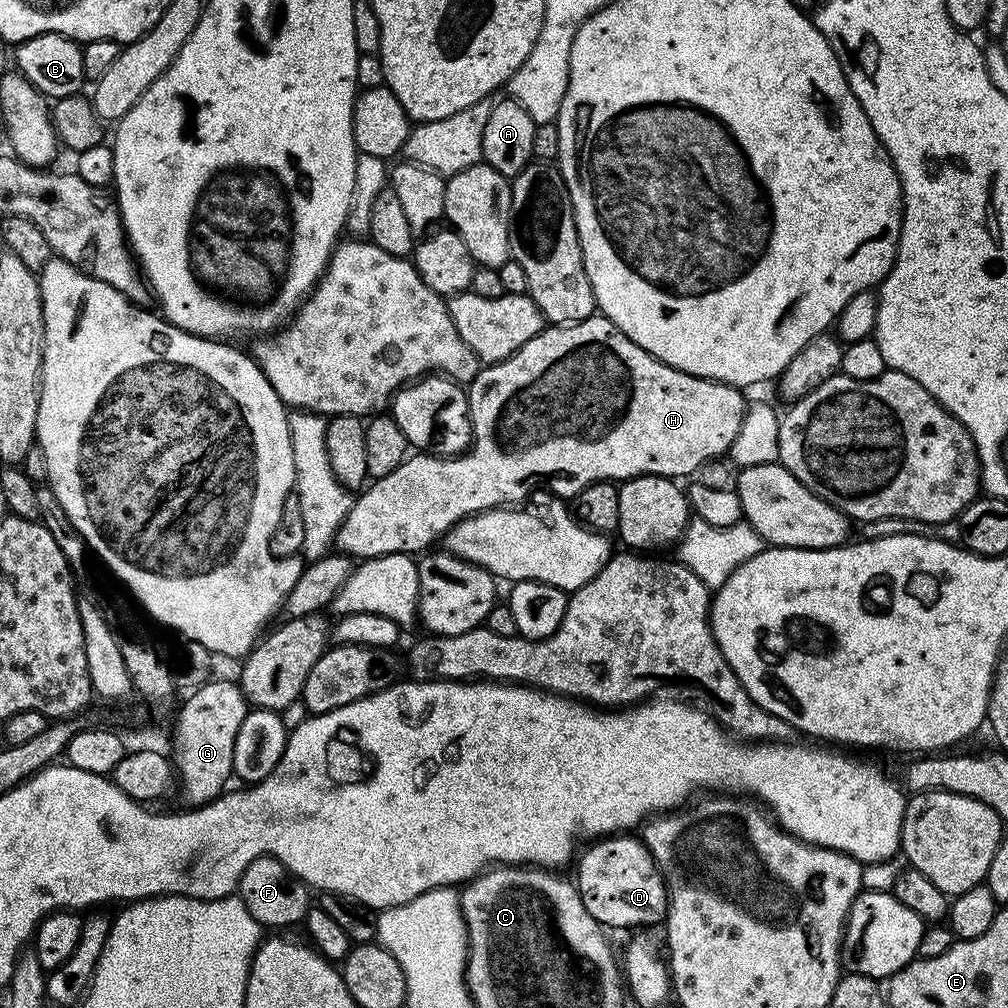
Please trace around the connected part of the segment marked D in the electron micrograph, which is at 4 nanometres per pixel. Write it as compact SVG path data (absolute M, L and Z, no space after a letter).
M617 834L597 839L587 845L589 848L585 852L583 849L579 853L574 864L574 883L590 918L608 930L640 930L643 924L656 924L659 920L661 923L668 915L668 885L664 883L664 875L643 839L636 837L635 840L634 837L632 834Z

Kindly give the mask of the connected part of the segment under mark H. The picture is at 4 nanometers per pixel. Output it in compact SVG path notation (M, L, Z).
M594 314L577 324L545 327L512 356L481 367L467 385L466 391L468 408L472 411L471 448L467 452L451 458L431 454L412 454L402 462L402 466L398 466L398 470L394 470L394 474L386 474L386 478L381 480L372 480L370 486L365 487L353 499L352 508L336 532L334 544L343 555L353 558L371 558L386 554L398 554L399 552L423 553L425 550L431 549L433 547L431 544L436 539L437 543L459 520L464 520L468 516L485 512L491 508L516 506L527 501L524 499L535 490L536 484L540 488L549 488L552 491L549 493L553 497L575 498L582 490L586 490L586 486L596 483L597 480L623 482L642 475L660 475L671 478L688 476L691 472L698 471L707 460L712 460L715 456L722 455L723 452L725 455L731 449L734 438L738 438L740 433L746 407L746 399L744 400L743 394L740 393L743 391L739 387L721 384L714 380L703 380L701 376L691 376L677 368L666 366L665 363L653 358L646 350L642 350L642 346L635 344L629 336L622 334L622 330L618 330L618 326L614 326L614 322L610 322L603 314Z

